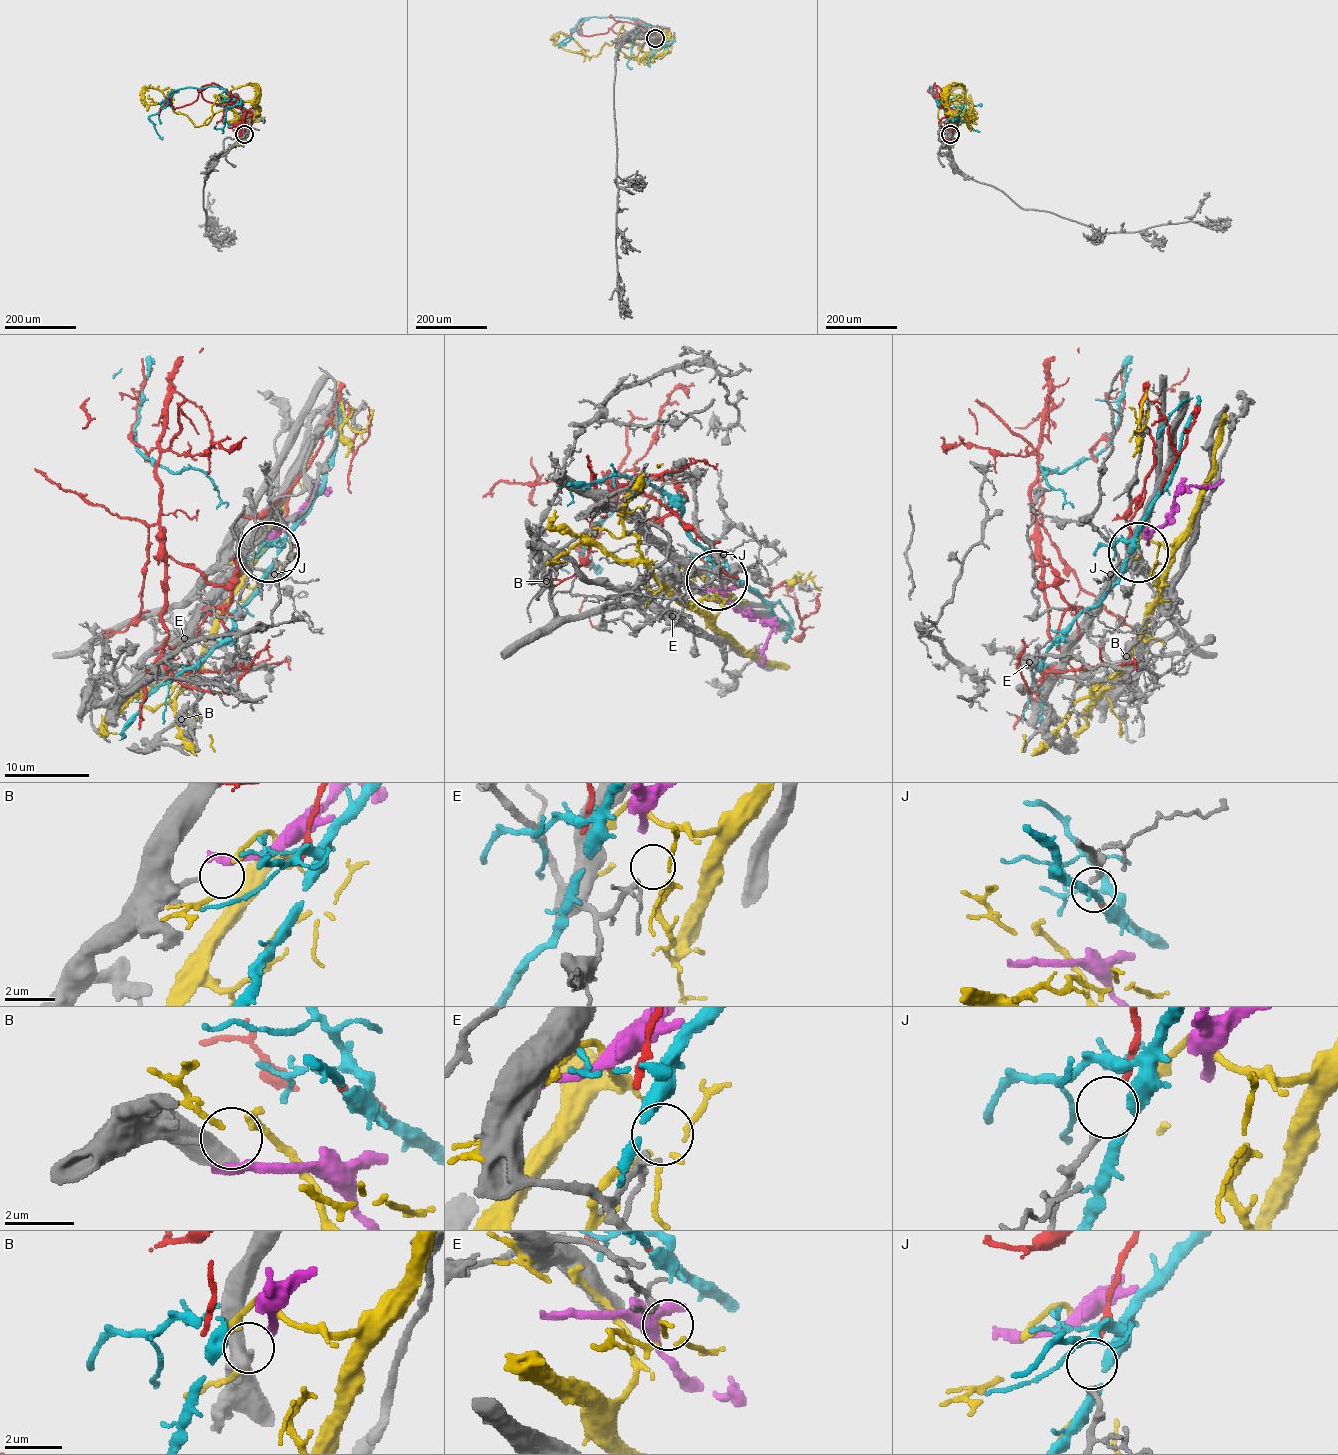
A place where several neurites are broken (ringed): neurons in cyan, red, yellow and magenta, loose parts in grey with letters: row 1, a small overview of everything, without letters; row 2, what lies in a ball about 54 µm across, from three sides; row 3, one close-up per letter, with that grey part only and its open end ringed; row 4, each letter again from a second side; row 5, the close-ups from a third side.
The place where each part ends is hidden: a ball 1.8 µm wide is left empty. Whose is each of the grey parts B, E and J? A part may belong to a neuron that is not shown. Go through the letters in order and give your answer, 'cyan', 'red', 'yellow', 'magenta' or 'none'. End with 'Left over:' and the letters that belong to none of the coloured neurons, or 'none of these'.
B: none
E: none
J: red
Left over: B, E

